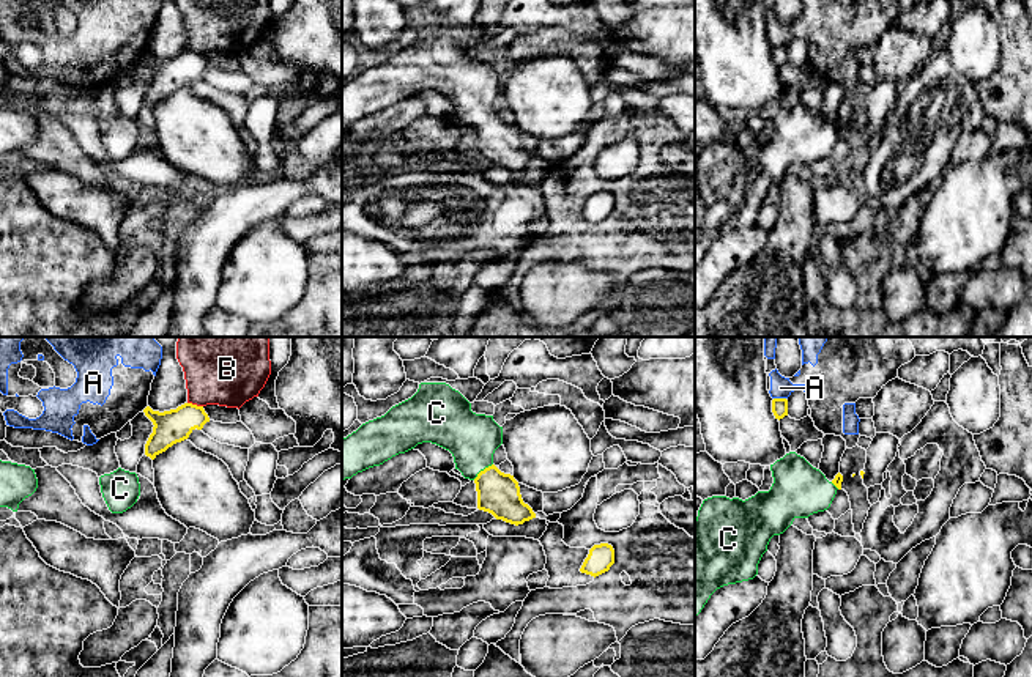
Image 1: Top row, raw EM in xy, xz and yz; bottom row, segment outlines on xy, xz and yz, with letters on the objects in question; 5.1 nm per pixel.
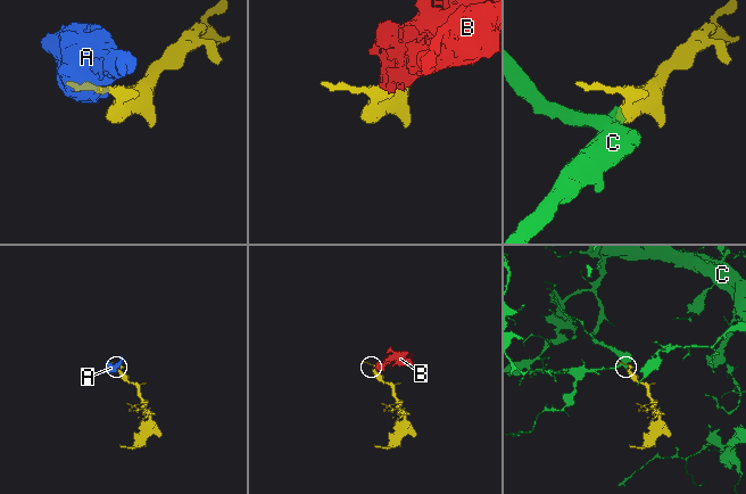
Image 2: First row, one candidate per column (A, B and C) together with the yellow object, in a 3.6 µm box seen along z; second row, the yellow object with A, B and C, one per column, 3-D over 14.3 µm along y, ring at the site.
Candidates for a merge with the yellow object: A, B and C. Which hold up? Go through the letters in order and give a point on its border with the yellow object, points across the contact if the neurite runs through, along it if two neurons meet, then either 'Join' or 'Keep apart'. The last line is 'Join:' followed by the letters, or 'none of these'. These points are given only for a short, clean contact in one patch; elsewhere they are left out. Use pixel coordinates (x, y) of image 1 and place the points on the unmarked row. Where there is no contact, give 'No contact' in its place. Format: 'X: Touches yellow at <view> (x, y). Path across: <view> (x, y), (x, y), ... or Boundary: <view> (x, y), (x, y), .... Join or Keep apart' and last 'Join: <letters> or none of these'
A: Touches yellow at yz (780, 46). Keep apart
B: Touches yellow at xy (196, 52). Boundary: xy (188, 49), (202, 54). Keep apart
C: Touches yellow at xz (484, 117). Path across: xz (498, 140), (484, 117), (473, 104), (471, 85). Join
Join: C

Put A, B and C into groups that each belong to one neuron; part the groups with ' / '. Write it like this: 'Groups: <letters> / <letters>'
Groups: A / B / C

